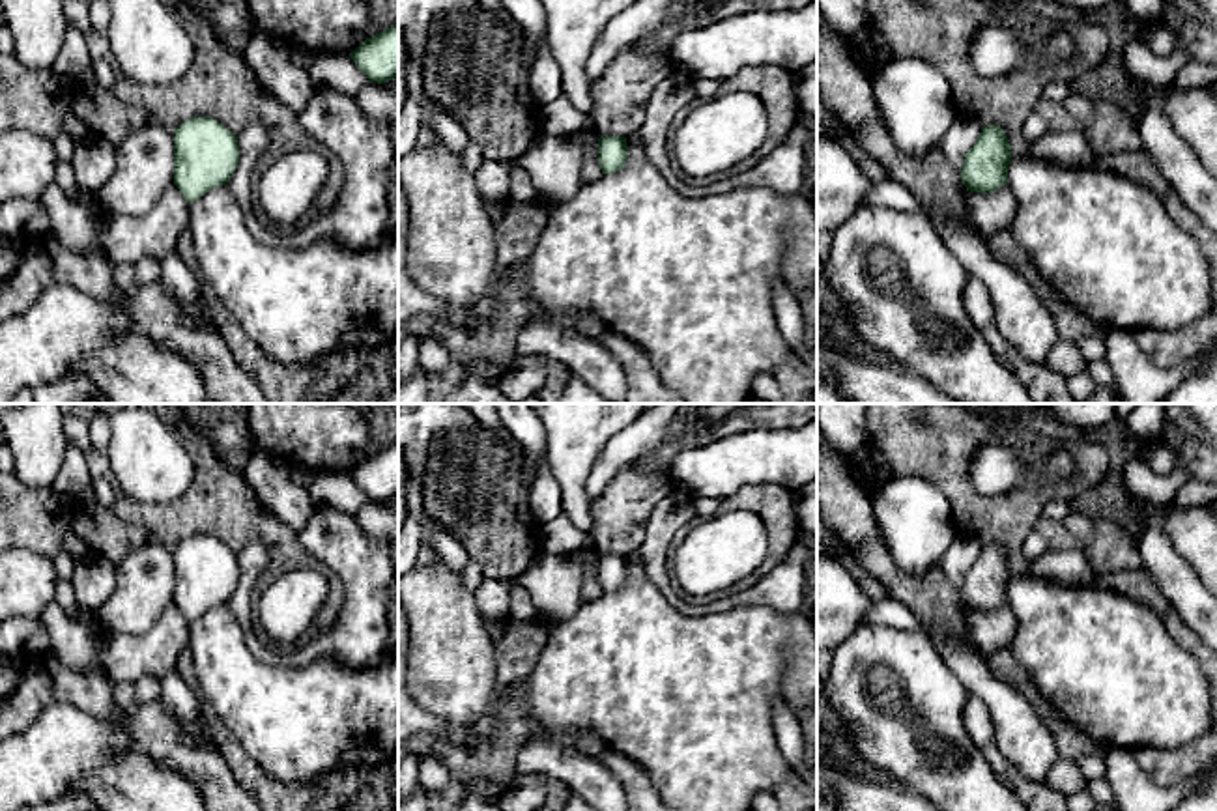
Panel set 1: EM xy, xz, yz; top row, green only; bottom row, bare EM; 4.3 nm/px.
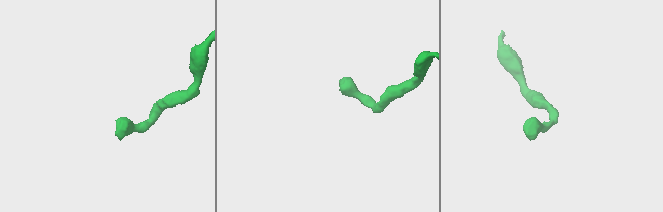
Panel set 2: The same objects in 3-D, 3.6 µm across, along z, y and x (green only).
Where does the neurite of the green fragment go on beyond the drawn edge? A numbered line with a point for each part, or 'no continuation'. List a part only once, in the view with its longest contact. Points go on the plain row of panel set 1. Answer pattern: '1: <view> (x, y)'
no continuation

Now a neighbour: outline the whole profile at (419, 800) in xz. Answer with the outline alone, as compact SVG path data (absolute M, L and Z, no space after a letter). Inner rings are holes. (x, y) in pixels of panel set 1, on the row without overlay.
M421 785L411 796L398 798L398 811L428 811L430 798L430 792Z

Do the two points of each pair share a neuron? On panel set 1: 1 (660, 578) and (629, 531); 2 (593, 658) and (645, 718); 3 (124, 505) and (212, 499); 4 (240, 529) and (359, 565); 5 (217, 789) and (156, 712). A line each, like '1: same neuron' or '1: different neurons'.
1: different neurons
2: same neuron
3: same neuron
4: different neurons
5: same neuron

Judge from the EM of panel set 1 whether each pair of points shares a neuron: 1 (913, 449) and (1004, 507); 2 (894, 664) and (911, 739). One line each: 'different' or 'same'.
1: same
2: same

